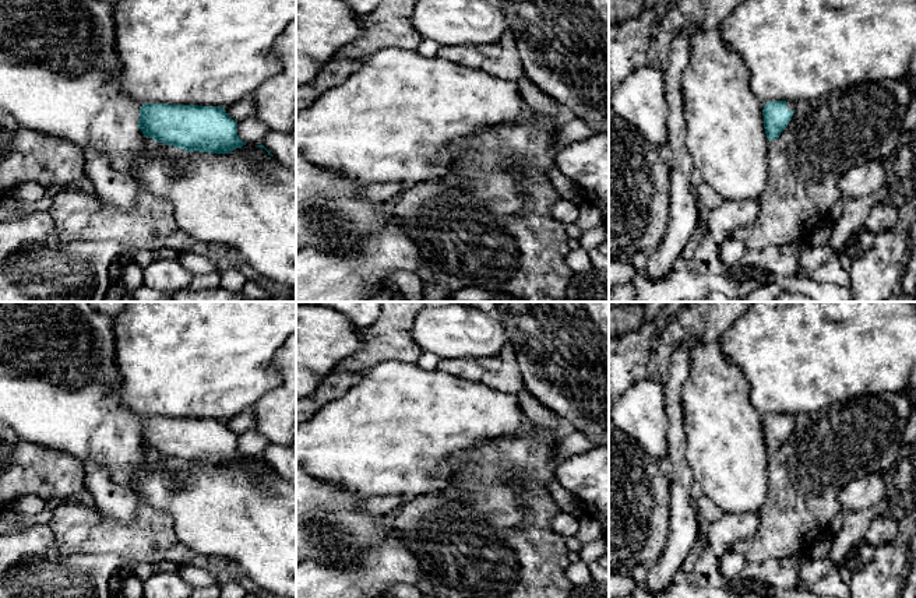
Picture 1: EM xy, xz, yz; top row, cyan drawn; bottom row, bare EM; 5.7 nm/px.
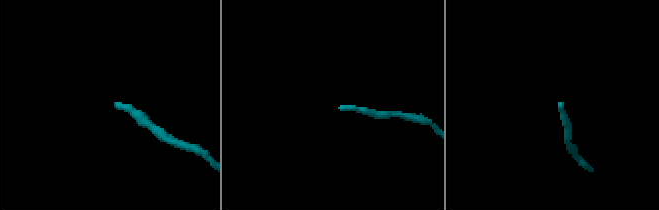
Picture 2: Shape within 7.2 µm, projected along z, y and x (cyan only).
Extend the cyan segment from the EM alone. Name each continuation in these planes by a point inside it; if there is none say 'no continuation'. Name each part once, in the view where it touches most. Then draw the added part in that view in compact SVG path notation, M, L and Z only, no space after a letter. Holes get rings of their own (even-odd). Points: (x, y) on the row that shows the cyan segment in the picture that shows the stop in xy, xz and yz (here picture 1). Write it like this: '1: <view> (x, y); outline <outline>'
1: yz (726, 140); outline M700 27L691 38L688 63L681 75L686 145L694 166L725 201L760 200L768 183L769 140L764 129L761 102L750 87L741 57L730 50L721 27Z

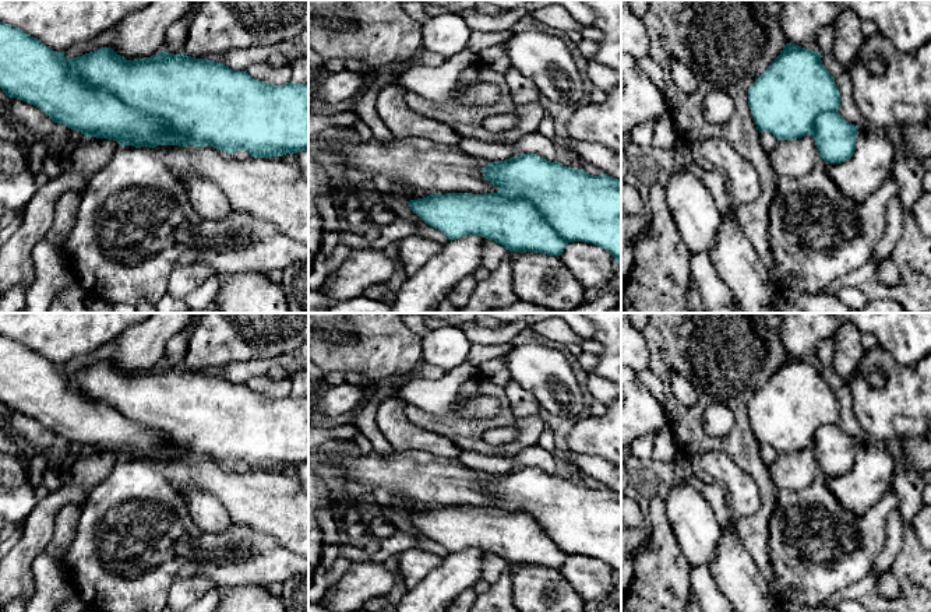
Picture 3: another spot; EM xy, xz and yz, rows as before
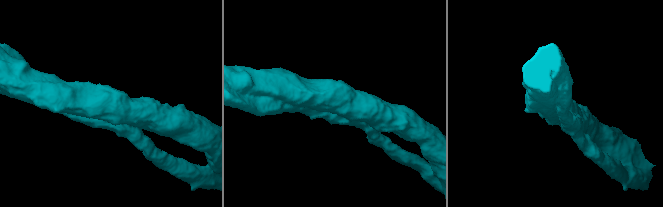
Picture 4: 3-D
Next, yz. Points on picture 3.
no continuation

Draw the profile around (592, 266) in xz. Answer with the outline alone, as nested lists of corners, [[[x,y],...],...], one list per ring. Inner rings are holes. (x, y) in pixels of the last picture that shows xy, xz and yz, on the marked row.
[[[571,242],[560,254],[572,275],[585,286],[613,286],[616,260],[603,247],[586,242]]]

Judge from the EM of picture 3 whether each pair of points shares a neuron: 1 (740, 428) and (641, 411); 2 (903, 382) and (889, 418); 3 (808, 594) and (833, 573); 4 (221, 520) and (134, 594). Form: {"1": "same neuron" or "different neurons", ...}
{"1": "different neurons", "2": "same neuron", "3": "same neuron", "4": "different neurons"}

